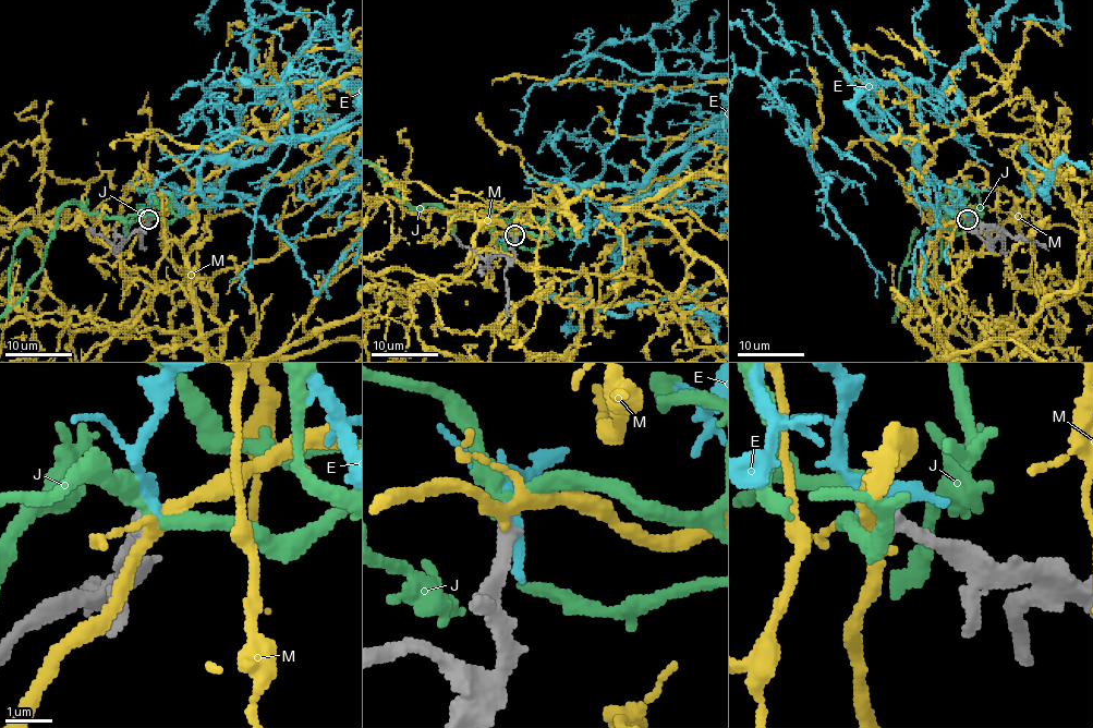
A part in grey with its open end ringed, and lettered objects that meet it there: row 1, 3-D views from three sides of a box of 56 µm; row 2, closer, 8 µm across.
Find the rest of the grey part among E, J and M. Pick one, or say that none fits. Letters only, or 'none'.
none

